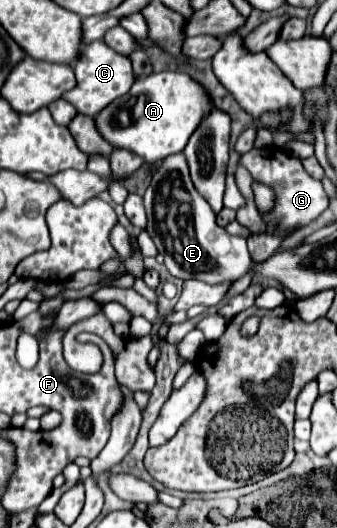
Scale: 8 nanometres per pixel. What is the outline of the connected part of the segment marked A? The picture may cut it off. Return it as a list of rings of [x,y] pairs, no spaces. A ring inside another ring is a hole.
[[[159,72],[135,80],[125,96],[113,100],[101,110],[101,114],[93,116],[93,120],[99,134],[113,148],[129,150],[145,162],[159,162],[161,158],[185,148],[207,106],[205,88],[187,72]]]

